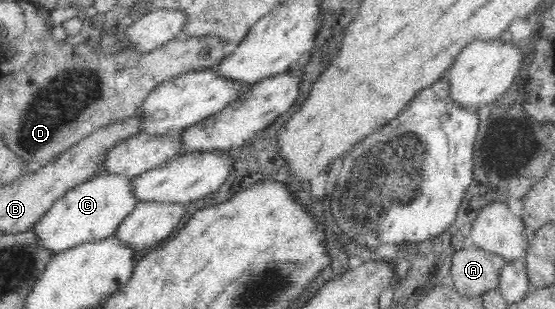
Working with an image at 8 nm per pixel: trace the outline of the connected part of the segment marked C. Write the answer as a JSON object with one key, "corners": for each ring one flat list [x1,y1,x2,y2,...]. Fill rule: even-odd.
{"corners":[[97,175,71,188,38,217,29,230,33,232,36,247,54,256,88,241,113,235,117,224,137,205,129,184,129,177]]}

